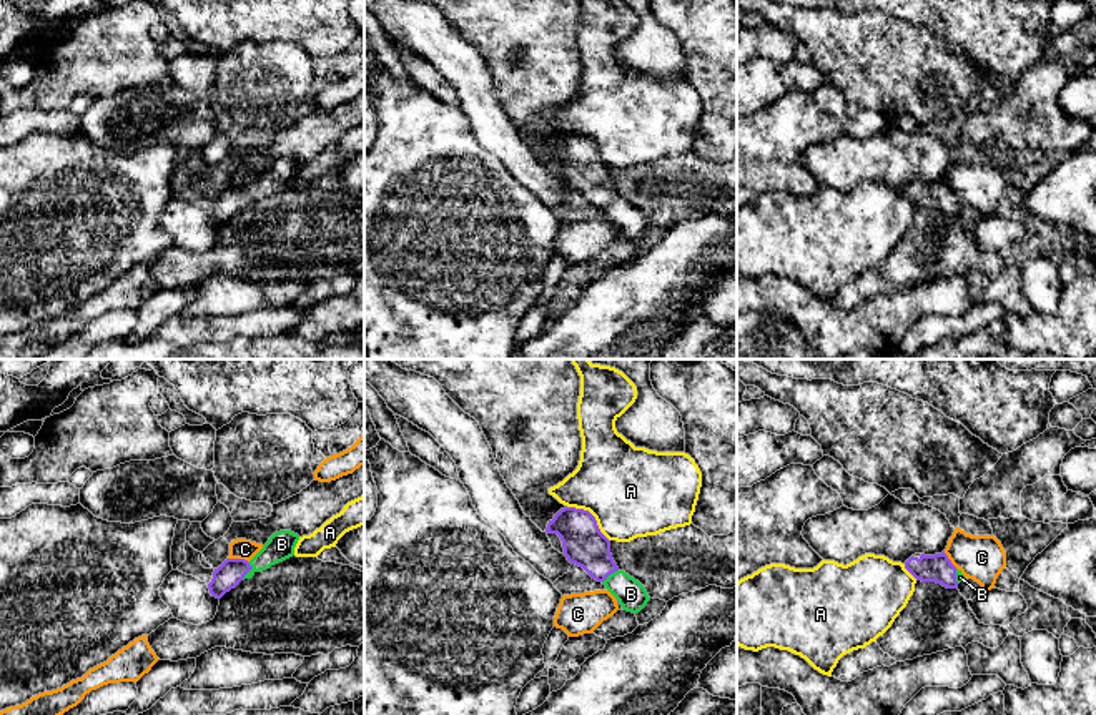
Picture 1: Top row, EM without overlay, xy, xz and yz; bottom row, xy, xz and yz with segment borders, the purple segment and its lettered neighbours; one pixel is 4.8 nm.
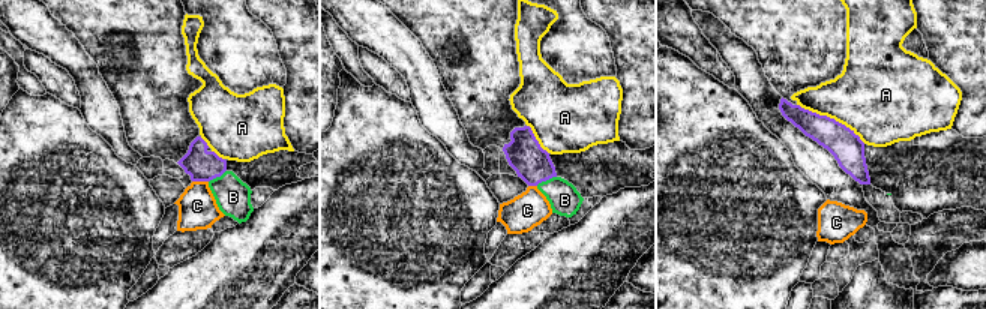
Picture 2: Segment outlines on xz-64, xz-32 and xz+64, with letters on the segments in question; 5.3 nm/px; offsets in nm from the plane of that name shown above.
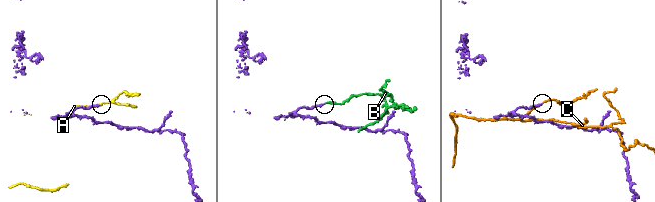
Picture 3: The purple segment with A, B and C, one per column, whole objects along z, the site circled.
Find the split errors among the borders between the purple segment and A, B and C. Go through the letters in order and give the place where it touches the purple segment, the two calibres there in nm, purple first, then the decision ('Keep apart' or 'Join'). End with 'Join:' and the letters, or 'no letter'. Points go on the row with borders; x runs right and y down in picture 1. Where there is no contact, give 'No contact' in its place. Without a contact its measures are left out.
A: Touches purple at xz (592, 516). Thickness 200 nm (purple) against 440 nm. Keep apart
B: Touches purple at xy (250, 569). Thickness 120 nm (purple) against 130 nm. Join
C: Touches purple at xy (238, 559). Thickness 120 nm (purple) against 100 nm. Keep apart
Join: B

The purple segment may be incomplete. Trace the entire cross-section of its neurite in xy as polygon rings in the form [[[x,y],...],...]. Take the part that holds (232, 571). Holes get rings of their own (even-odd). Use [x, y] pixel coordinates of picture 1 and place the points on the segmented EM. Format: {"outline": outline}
{"outline": [[[279,530],[269,537],[269,540],[249,562],[244,559],[226,559],[213,572],[213,579],[208,584],[210,594],[221,599],[241,580],[251,579],[256,572],[266,570],[271,565],[293,557],[298,540],[298,534],[291,530]]]}

